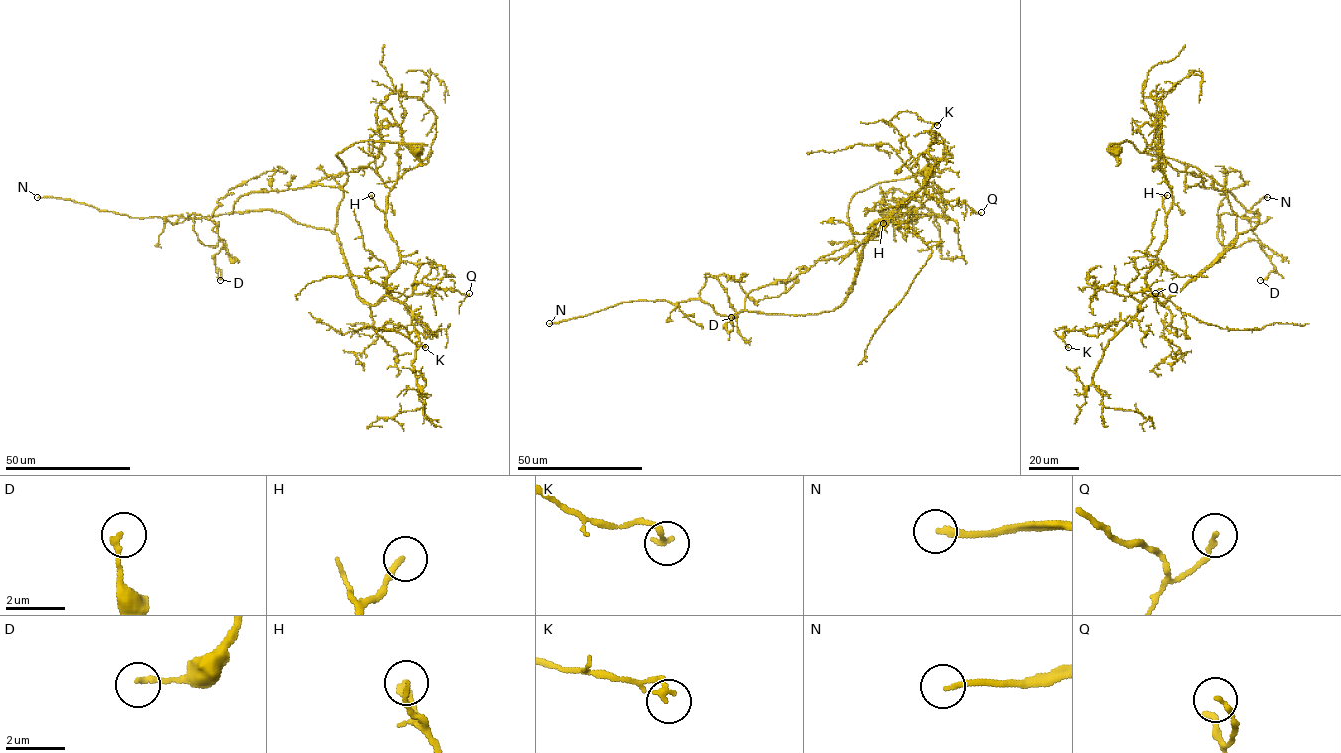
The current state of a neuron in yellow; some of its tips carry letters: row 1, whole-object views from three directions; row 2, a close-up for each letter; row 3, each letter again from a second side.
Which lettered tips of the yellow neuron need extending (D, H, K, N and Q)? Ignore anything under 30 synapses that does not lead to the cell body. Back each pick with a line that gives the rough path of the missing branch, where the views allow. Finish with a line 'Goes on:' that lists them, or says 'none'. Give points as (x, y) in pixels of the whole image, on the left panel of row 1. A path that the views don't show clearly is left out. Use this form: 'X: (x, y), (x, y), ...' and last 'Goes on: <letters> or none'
H: (371, 195), (368, 185), (339, 172), (356, 160), (360, 148), (356, 141), (361, 136)
Goes on: H, N

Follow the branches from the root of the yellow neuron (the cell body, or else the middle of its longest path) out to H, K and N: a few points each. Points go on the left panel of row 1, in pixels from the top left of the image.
H: (416, 150), (364, 140), (336, 155), (348, 175), (336, 237), (356, 294), (375, 304), (399, 251), (371, 195)
K: (416, 150), (336, 155), (335, 232), (356, 294), (412, 313), (411, 332), (378, 328), (425, 347)
N: (416, 150), (364, 140), (336, 155), (348, 177), (335, 234), (268, 210), (132, 218), (69, 199), (37, 197)

